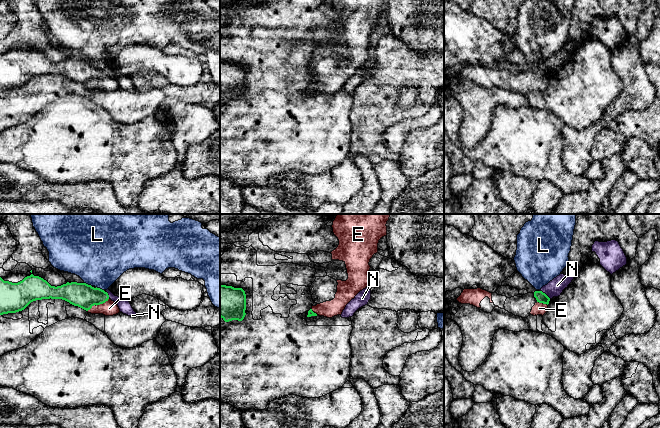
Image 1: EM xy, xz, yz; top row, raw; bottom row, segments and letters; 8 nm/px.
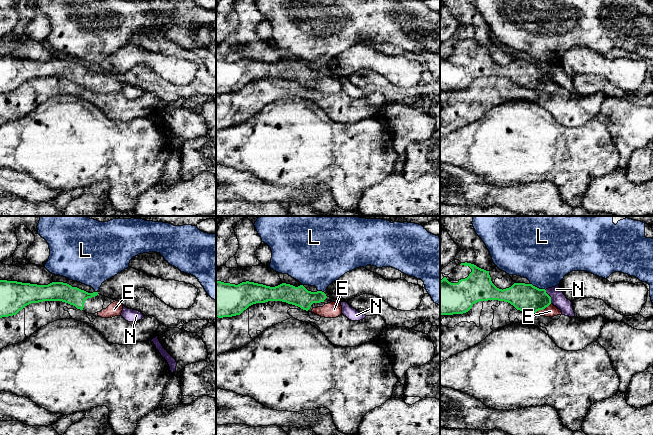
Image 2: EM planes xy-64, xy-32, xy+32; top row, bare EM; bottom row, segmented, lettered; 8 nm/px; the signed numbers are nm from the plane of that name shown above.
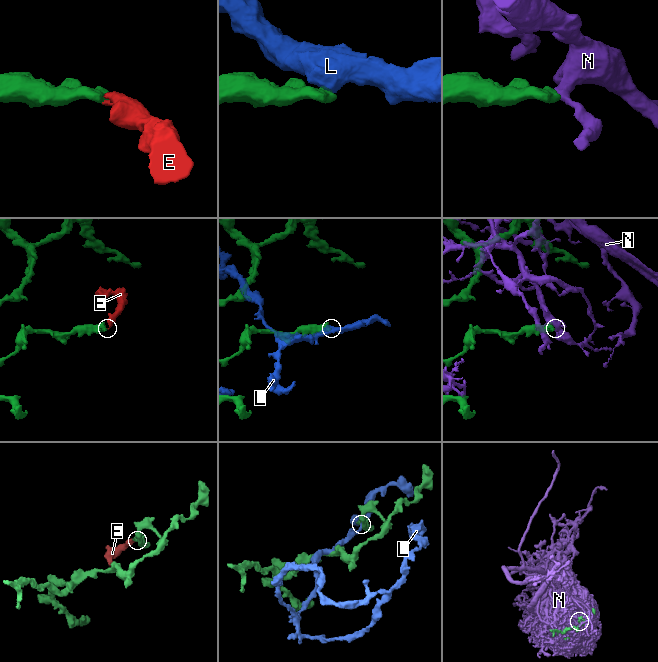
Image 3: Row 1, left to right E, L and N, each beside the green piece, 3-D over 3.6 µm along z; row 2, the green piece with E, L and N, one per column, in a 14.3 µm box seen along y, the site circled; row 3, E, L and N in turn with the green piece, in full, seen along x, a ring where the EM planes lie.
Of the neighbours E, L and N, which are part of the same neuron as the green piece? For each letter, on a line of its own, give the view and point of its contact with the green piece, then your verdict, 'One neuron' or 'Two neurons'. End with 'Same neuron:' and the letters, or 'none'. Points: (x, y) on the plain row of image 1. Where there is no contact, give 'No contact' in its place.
E: Touches green at xy (98, 80). One neuron
L: Touches green at xy (87, 60). Two neurons
N: Touches green at yz (544, 69). Two neurons
Same neuron: E

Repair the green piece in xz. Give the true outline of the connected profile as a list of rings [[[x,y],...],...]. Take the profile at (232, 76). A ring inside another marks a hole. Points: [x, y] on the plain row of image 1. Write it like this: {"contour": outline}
{"contour": [[[220,61],[220,93],[229,98],[242,97],[246,91],[246,70],[242,64]]]}

